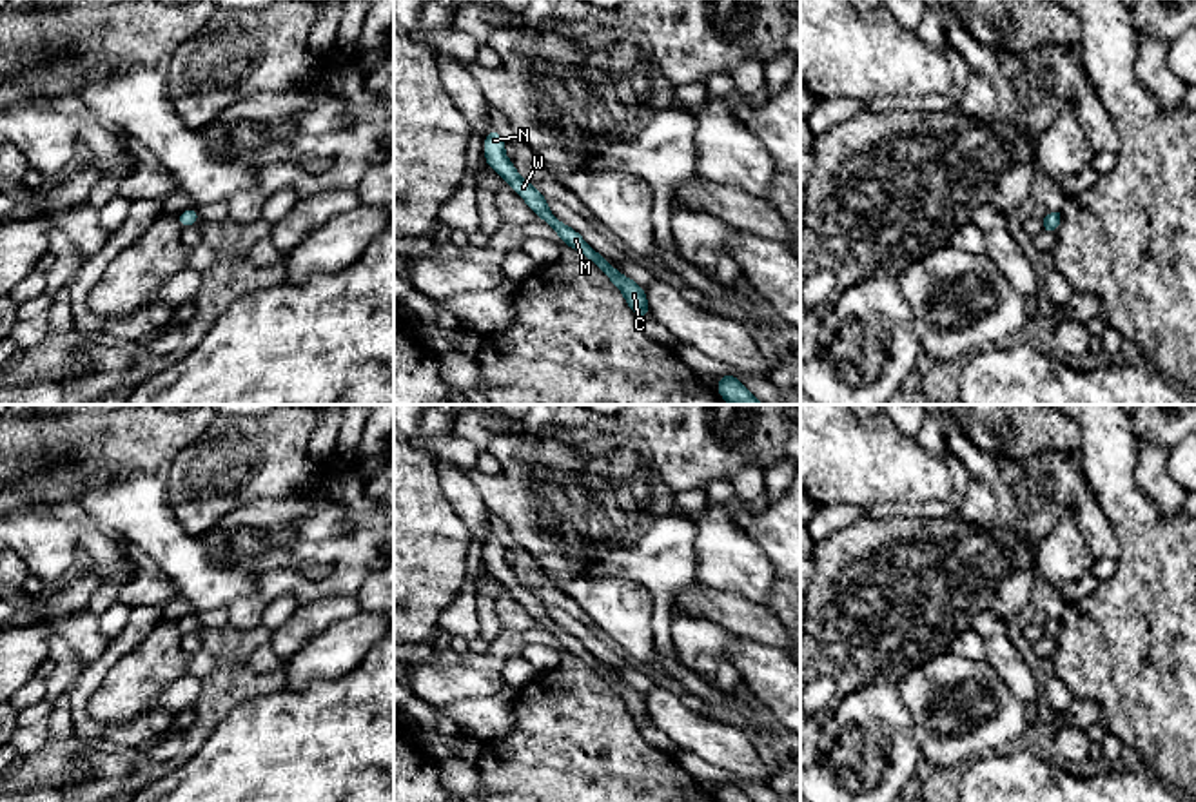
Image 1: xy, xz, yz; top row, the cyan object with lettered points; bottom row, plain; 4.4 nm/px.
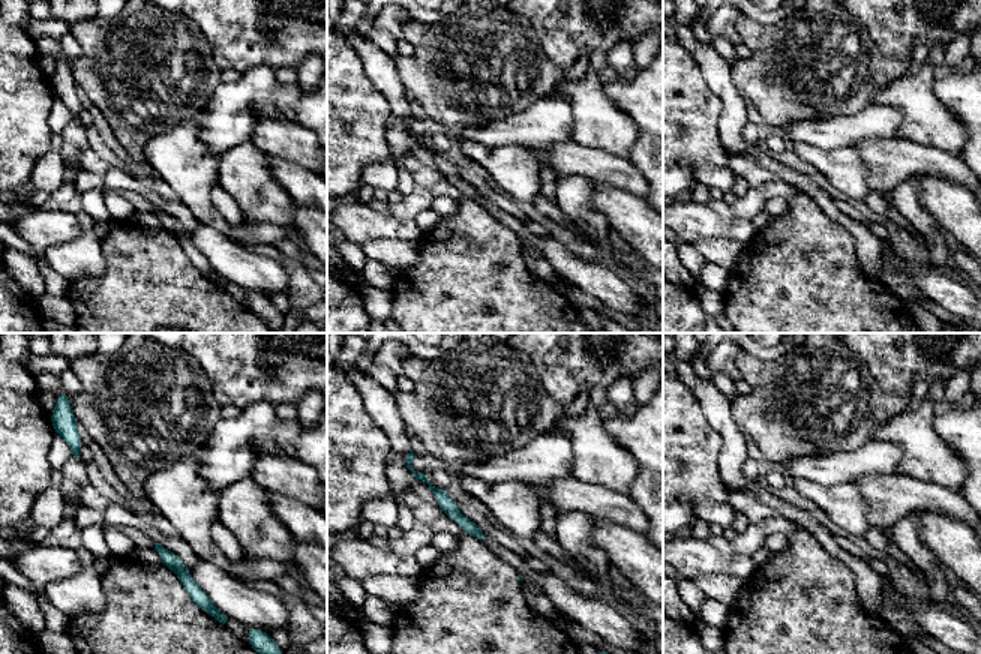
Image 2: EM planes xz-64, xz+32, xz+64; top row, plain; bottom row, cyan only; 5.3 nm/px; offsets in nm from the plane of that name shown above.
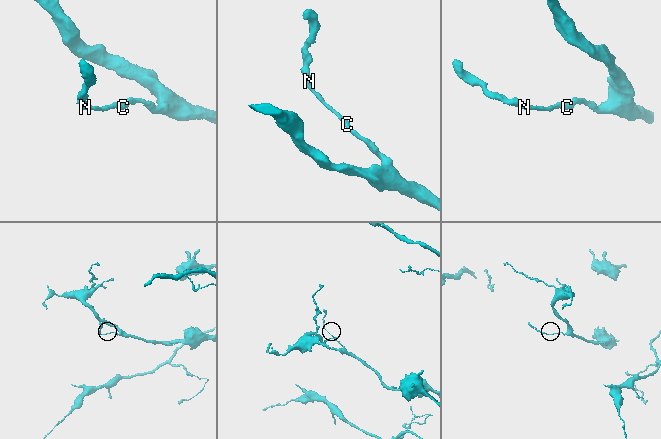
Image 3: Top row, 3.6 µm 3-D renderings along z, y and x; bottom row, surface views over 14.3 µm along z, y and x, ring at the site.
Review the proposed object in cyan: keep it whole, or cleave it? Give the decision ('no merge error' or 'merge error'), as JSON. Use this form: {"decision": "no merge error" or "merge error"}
{"decision": "no merge error"}

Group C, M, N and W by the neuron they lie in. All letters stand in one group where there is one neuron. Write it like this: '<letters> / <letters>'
C M N W

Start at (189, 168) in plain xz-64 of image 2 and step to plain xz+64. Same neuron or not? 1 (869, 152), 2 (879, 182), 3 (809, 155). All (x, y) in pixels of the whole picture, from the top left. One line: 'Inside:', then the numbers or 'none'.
Inside: 3

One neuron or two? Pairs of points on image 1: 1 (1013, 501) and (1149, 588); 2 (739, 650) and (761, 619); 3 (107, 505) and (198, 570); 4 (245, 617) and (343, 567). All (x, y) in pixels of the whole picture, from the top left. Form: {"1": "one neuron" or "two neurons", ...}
{"1": "two neurons", "2": "two neurons", "3": "one neuron", "4": "one neuron"}

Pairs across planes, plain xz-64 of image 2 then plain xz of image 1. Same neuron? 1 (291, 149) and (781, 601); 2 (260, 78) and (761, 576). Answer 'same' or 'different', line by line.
1: different
2: different

